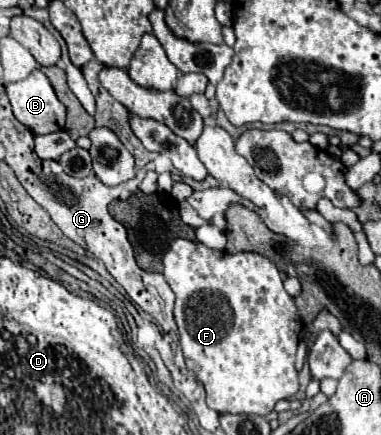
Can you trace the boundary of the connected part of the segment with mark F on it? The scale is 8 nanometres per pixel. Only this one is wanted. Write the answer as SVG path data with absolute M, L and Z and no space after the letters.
M175 239L169 247L169 251L163 257L163 275L165 281L169 283L169 287L175 293L175 321L179 327L179 335L181 335L181 347L183 347L183 355L185 355L185 363L187 367L199 377L199 381L203 383L205 391L207 391L207 405L211 409L215 409L217 413L245 413L245 415L267 415L273 411L275 403L279 399L289 399L297 393L299 389L299 379L297 379L297 369L295 369L295 353L297 353L297 343L299 343L299 335L303 329L301 317L297 313L295 301L293 297L283 289L283 281L279 275L279 269L263 255L259 253L227 253L227 251L215 251L209 249L201 243L189 241L189 239Z

